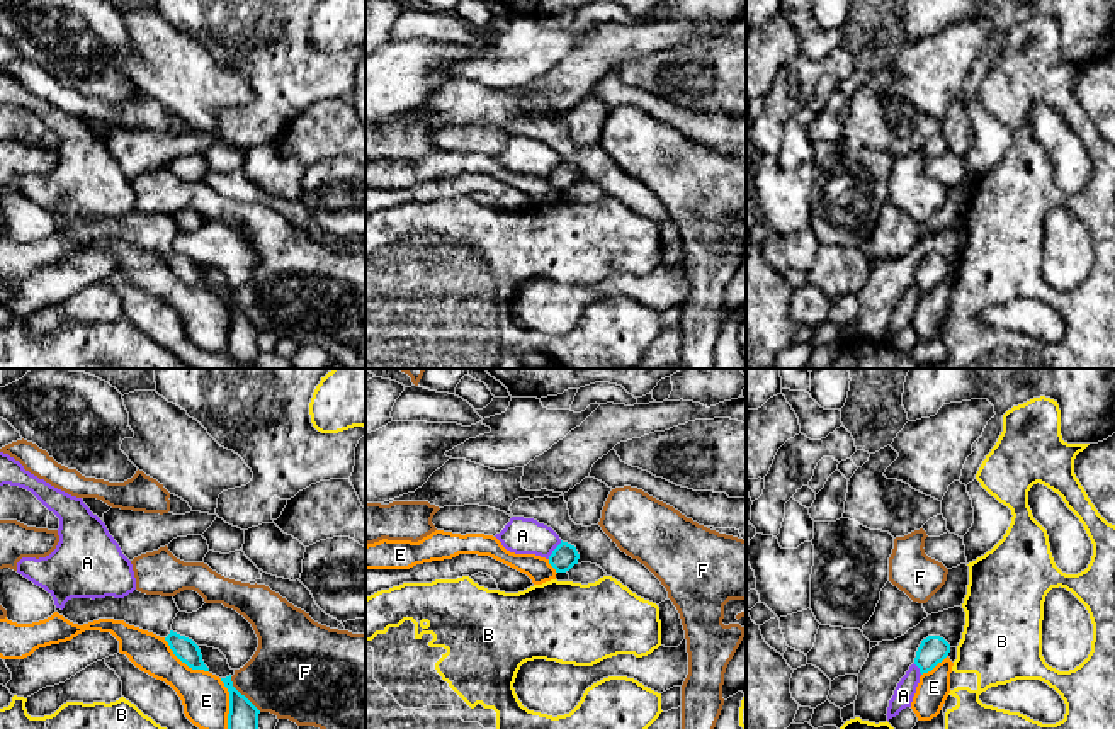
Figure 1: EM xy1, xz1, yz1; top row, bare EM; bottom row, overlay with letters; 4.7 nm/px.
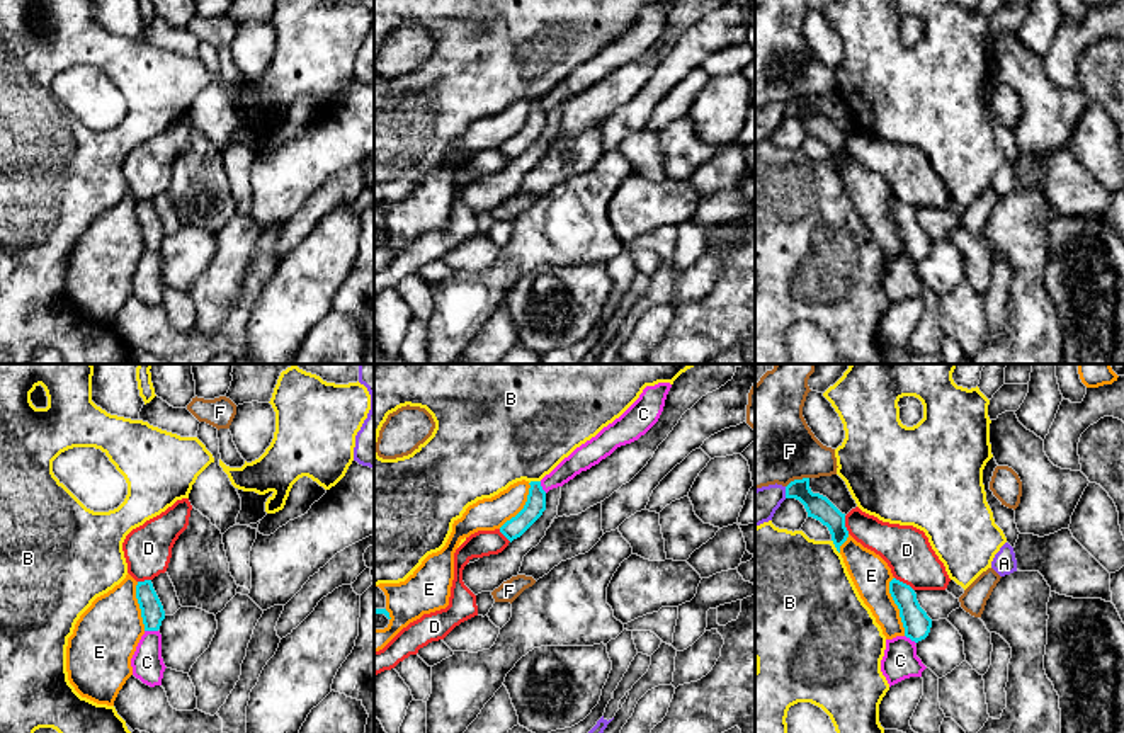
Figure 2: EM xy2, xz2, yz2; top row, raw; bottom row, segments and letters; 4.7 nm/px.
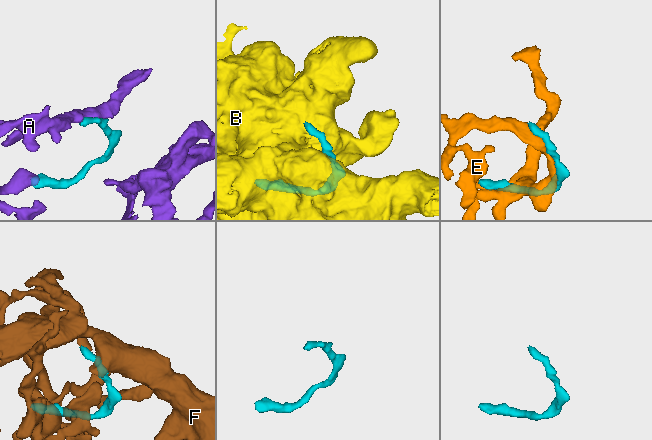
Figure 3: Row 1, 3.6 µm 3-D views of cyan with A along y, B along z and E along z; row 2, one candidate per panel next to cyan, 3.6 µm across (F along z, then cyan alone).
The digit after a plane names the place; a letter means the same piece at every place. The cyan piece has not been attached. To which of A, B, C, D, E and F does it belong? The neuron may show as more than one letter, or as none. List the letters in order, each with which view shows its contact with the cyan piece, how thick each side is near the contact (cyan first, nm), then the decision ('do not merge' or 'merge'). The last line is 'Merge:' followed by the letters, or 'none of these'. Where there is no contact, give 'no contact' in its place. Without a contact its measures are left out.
A: meets cyan in xz1; 120 nm thick on the cyan side, 180 nm on the other; do not merge
B: meets cyan in yz2; 120 nm thick on the cyan side, 460 nm on the other; do not merge
C: meets cyan in xy2; 110 nm thick on the cyan side, 150 nm on the other; do not merge
D: meets cyan in yz2; 130 nm thick on the cyan side, 220 nm on the other; do not merge
E: meets cyan in yz2; 130 nm thick on the cyan side, 190 nm on the other; do not merge
F: meets cyan in xy1; 140 nm thick on the cyan side, 400 nm on the other; do not merge
Merge: none of these

